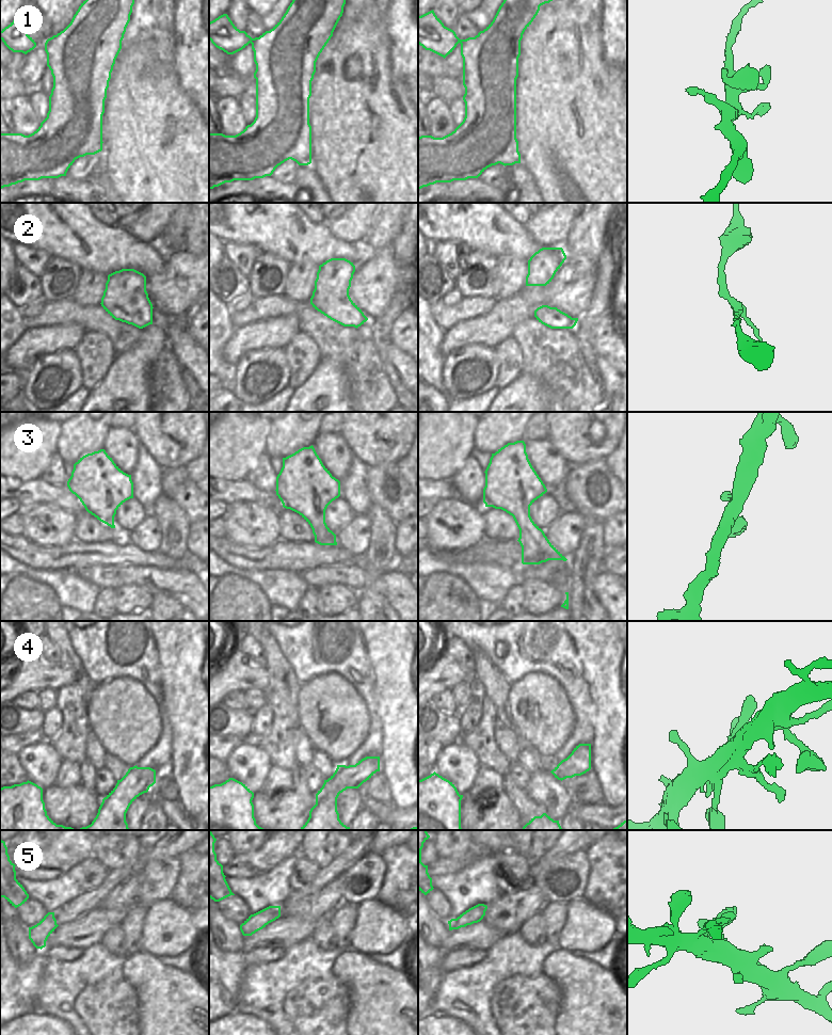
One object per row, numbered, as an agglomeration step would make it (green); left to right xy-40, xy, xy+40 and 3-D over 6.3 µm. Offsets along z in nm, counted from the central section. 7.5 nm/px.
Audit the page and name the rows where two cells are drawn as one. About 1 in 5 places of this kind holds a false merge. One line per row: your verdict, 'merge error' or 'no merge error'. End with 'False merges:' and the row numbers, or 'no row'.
1: no merge error
2: no merge error
3: no merge error
4: no merge error
5: no merge error
False merges: no row

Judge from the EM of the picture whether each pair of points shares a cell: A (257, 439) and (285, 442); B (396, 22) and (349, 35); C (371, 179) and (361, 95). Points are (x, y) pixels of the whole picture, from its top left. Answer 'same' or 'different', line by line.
A: different
B: different
C: same

